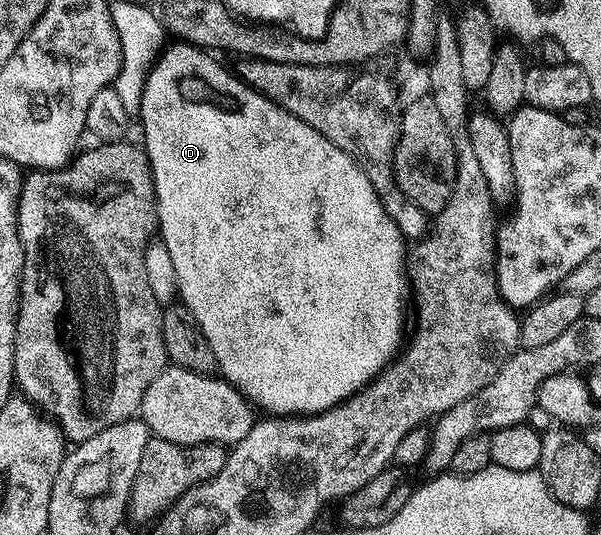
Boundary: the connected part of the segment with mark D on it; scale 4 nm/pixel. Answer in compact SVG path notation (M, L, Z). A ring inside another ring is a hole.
M169 43L160 50L159 56L150 64L149 70L145 74L145 86L141 91L139 120L141 120L141 133L145 136L143 148L149 160L151 175L153 176L153 190L157 200L159 237L160 240L164 241L167 252L170 253L171 260L175 266L177 297L180 304L188 307L191 315L195 315L203 335L207 338L207 344L211 346L211 351L215 355L216 372L232 383L258 410L266 409L264 412L269 415L308 415L327 411L340 403L340 401L345 401L346 398L359 392L364 385L368 385L397 356L402 348L403 337L401 341L401 332L404 329L406 332L407 329L407 278L405 275L407 242L401 236L399 227L395 227L395 223L391 223L391 217L387 215L387 211L383 211L383 203L375 195L375 189L371 187L371 181L367 179L367 175L363 175L363 171L354 163L351 155L347 155L347 151L339 151L339 147L335 147L335 143L331 143L331 139L323 139L323 135L319 135L319 131L315 131L315 127L307 127L307 123L303 123L303 119L291 115L291 111L287 111L282 105L271 103L271 99L259 95L259 91L255 91L250 85L244 85L237 77L236 72L229 70L228 73L213 58L216 56L212 52L203 50L198 45L188 43L173 44L177 45L170 45Z

